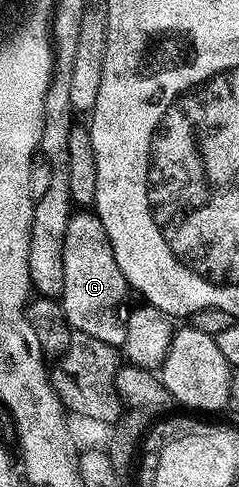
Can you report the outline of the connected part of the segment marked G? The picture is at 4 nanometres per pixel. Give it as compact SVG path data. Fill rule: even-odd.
M88 209L77 210L66 225L66 241L62 249L62 265L66 269L62 306L68 325L73 331L90 333L98 341L120 349L126 341L126 329L121 316L116 316L115 307L124 299L129 290L127 281L114 261L114 249L106 237L102 221Z

